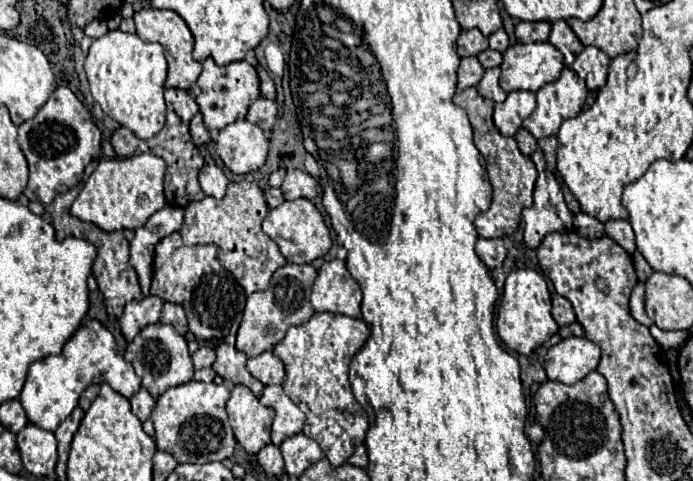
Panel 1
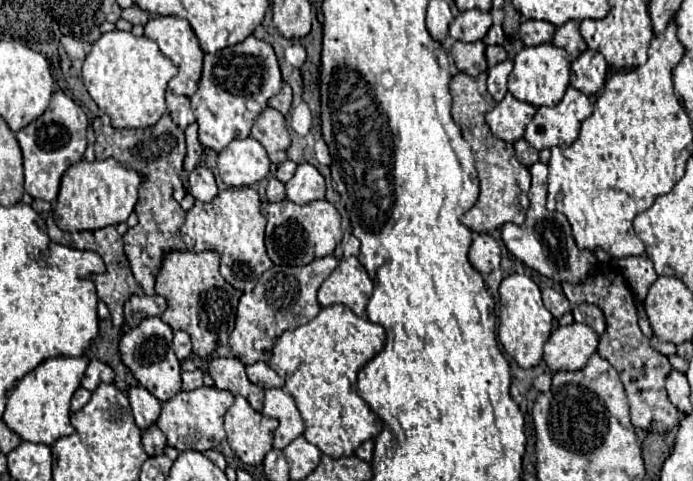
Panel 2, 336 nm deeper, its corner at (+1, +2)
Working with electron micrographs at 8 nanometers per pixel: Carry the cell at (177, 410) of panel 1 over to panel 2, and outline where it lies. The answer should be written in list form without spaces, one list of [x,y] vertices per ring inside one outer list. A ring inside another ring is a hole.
[[[199,387],[195,391],[179,391],[173,399],[161,405],[161,415],[157,427],[165,433],[167,445],[177,451],[209,451],[215,449],[225,439],[223,417],[233,405],[233,395],[229,391],[219,391],[215,387]]]

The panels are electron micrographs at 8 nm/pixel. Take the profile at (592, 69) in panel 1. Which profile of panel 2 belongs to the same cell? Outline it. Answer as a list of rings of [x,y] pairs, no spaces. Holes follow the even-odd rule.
[[[583,51],[571,65],[571,85],[585,95],[595,95],[607,79],[607,61],[599,51]]]

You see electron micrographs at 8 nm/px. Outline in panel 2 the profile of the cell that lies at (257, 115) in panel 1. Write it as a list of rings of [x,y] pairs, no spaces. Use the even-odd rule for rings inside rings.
[[[265,107],[263,113],[255,119],[251,127],[251,137],[255,137],[267,149],[267,153],[273,153],[279,149],[285,151],[291,143],[285,127],[285,117],[273,107]]]

